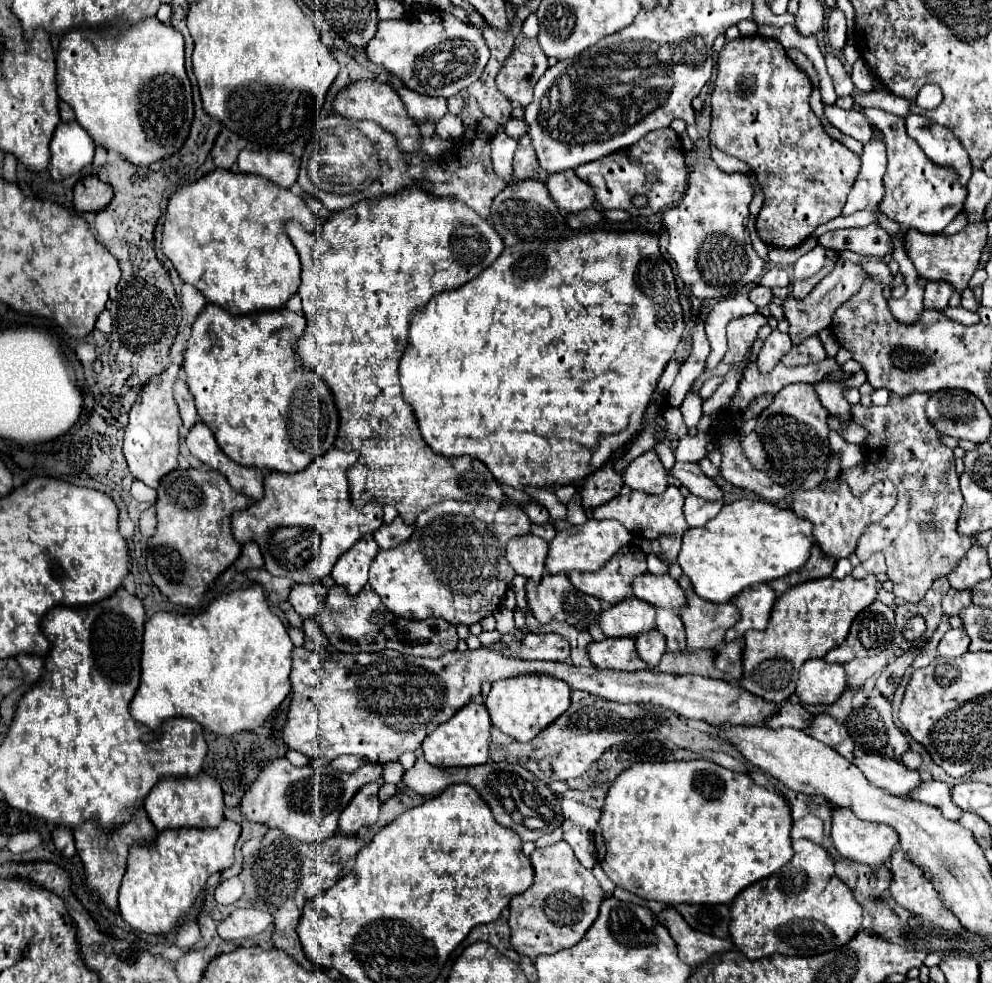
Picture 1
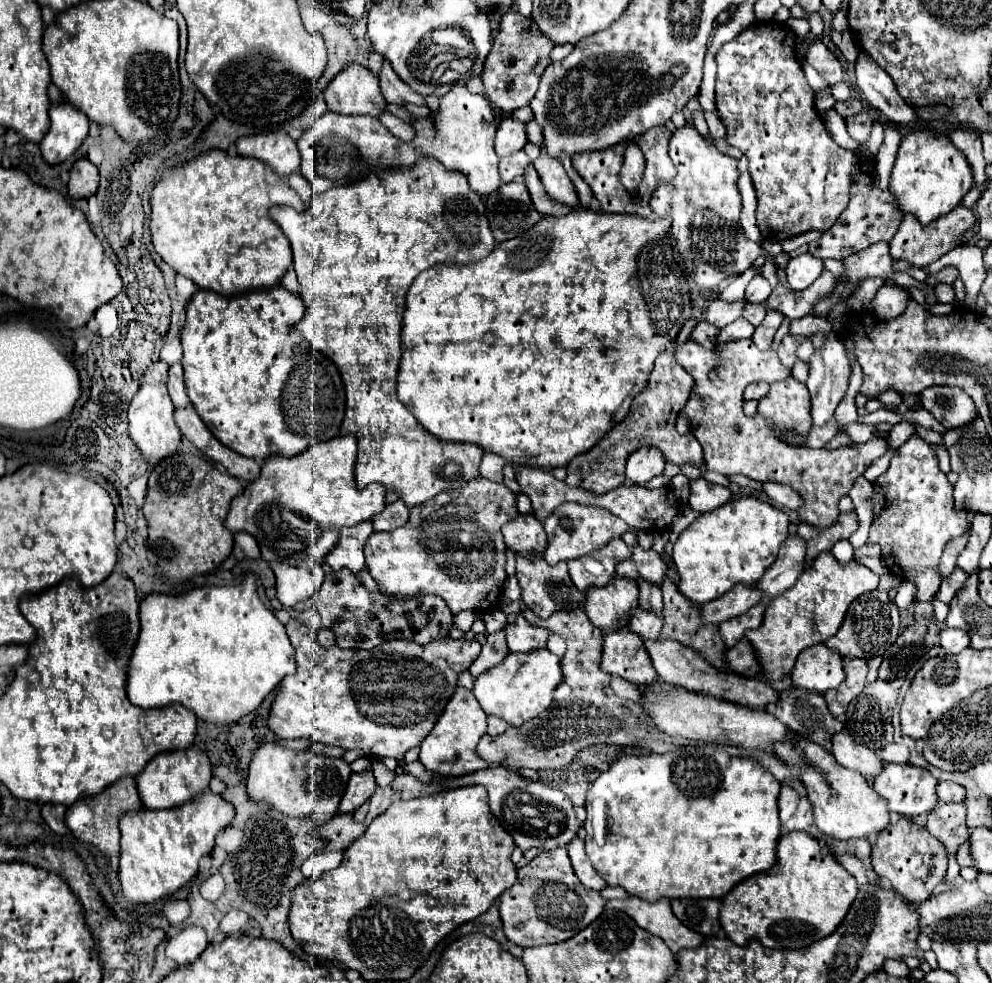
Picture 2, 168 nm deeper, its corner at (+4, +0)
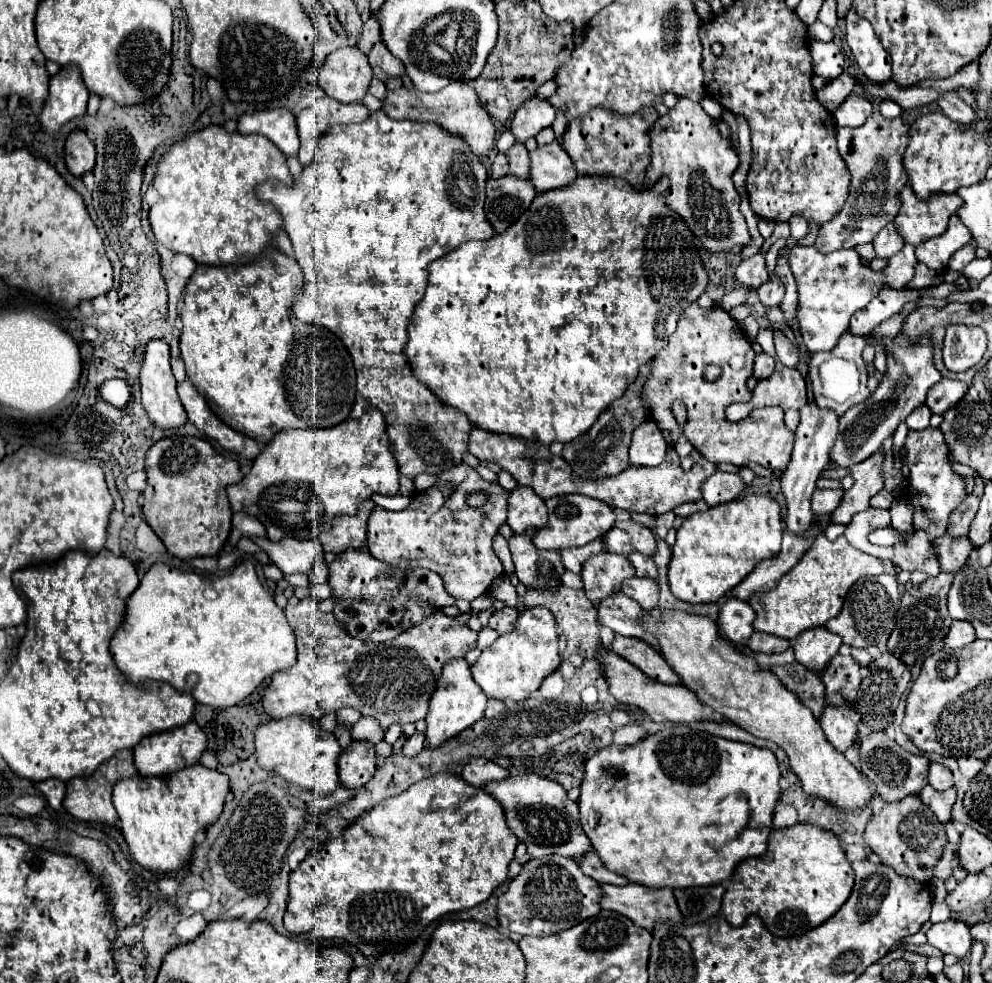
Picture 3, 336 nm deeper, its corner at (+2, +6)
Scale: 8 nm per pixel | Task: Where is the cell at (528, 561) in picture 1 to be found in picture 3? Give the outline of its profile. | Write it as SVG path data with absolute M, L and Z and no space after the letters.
M518 485L508 497L508 521L514 533L524 533L528 529L542 529L548 523L546 505L532 489Z

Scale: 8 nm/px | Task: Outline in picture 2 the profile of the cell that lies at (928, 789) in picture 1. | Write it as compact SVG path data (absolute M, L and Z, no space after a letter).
M882 763L882 771L872 779L872 787L878 791L888 801L888 807L892 813L904 815L904 817L918 817L928 811L932 811L938 805L938 795L936 795L936 779L928 769L914 767L910 763Z

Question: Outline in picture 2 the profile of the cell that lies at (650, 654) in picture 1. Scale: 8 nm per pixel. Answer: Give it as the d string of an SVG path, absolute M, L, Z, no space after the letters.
M634 607L634 615L630 615L630 631L642 635L646 639L658 639L662 627L662 619L652 611L642 611L642 607Z

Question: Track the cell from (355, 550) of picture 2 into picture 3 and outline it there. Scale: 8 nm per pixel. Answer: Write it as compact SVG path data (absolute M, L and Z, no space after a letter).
M370 499L360 505L358 513L352 517L336 517L334 529L328 535L320 537L322 549L326 553L344 553L346 549L364 549L368 533L368 517L374 511L376 503Z

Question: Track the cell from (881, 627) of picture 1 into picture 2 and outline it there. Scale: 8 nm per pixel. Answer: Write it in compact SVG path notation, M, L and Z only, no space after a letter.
M872 591L864 593L858 599L854 599L848 607L848 613L844 617L842 627L838 629L836 635L832 635L826 645L830 649L836 649L842 657L860 657L860 659L870 659L878 657L894 643L900 631L900 615L896 603L890 599L886 591Z

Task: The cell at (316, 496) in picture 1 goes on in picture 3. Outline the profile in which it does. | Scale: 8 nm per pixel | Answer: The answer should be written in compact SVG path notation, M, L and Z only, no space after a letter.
M368 409L360 419L346 419L330 429L288 429L280 431L272 443L256 457L252 471L236 485L226 489L230 507L234 513L254 515L268 533L270 541L284 537L294 539L318 539L332 529L336 515L356 515L360 505L372 495L396 495L398 493L398 469L396 459L388 449L386 421L378 409Z

